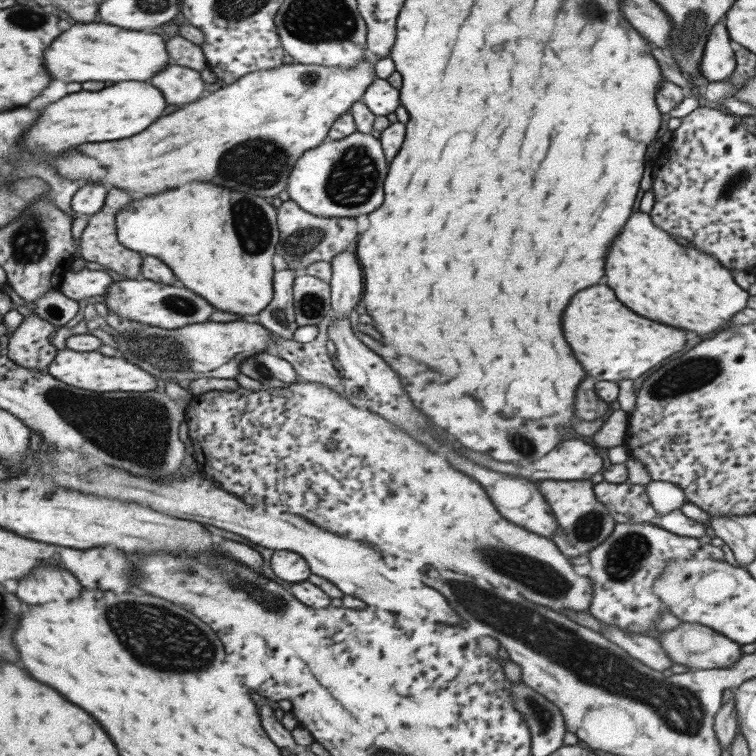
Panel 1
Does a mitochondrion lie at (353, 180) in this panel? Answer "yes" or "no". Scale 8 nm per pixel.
yes

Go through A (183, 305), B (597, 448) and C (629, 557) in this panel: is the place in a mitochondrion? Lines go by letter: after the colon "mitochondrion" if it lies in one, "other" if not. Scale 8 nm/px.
A: mitochondrion
B: other
C: mitochondrion

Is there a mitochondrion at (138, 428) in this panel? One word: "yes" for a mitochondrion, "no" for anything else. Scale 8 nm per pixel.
yes

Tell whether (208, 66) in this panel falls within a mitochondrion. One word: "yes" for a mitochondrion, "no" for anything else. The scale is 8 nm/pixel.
no

